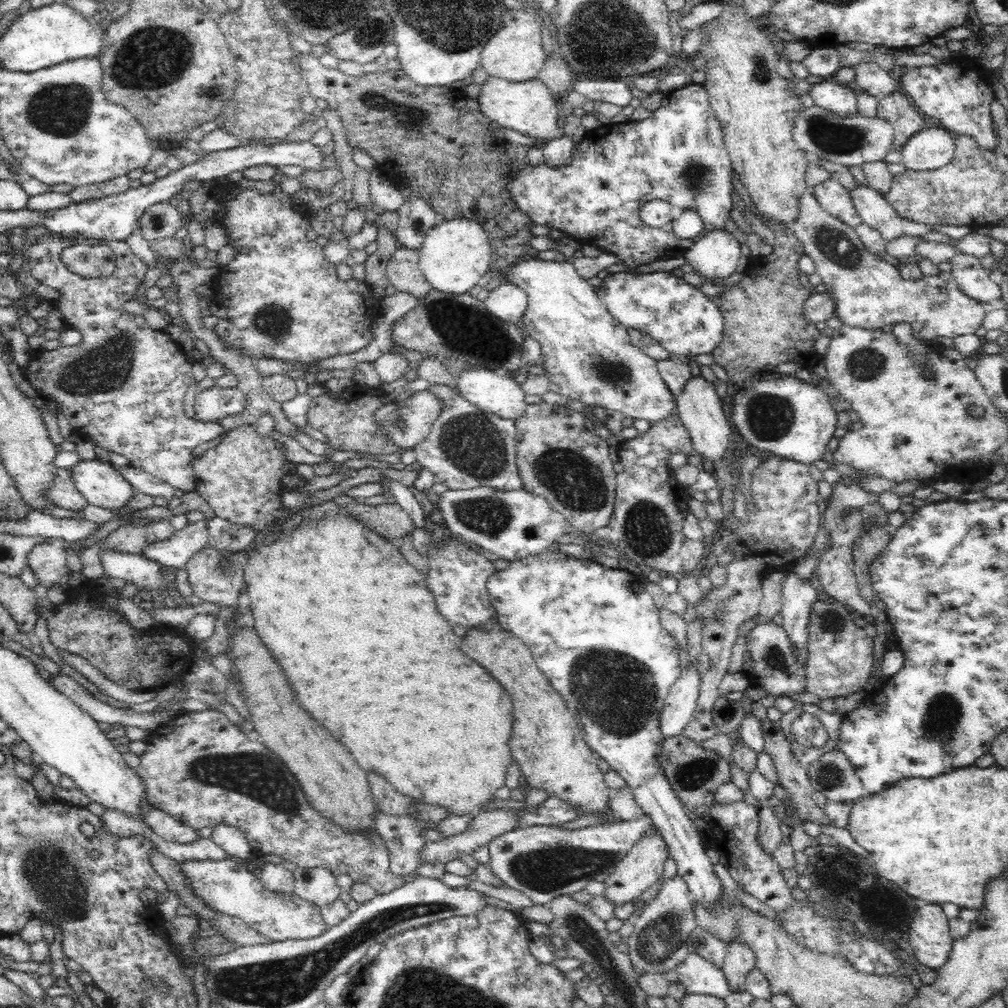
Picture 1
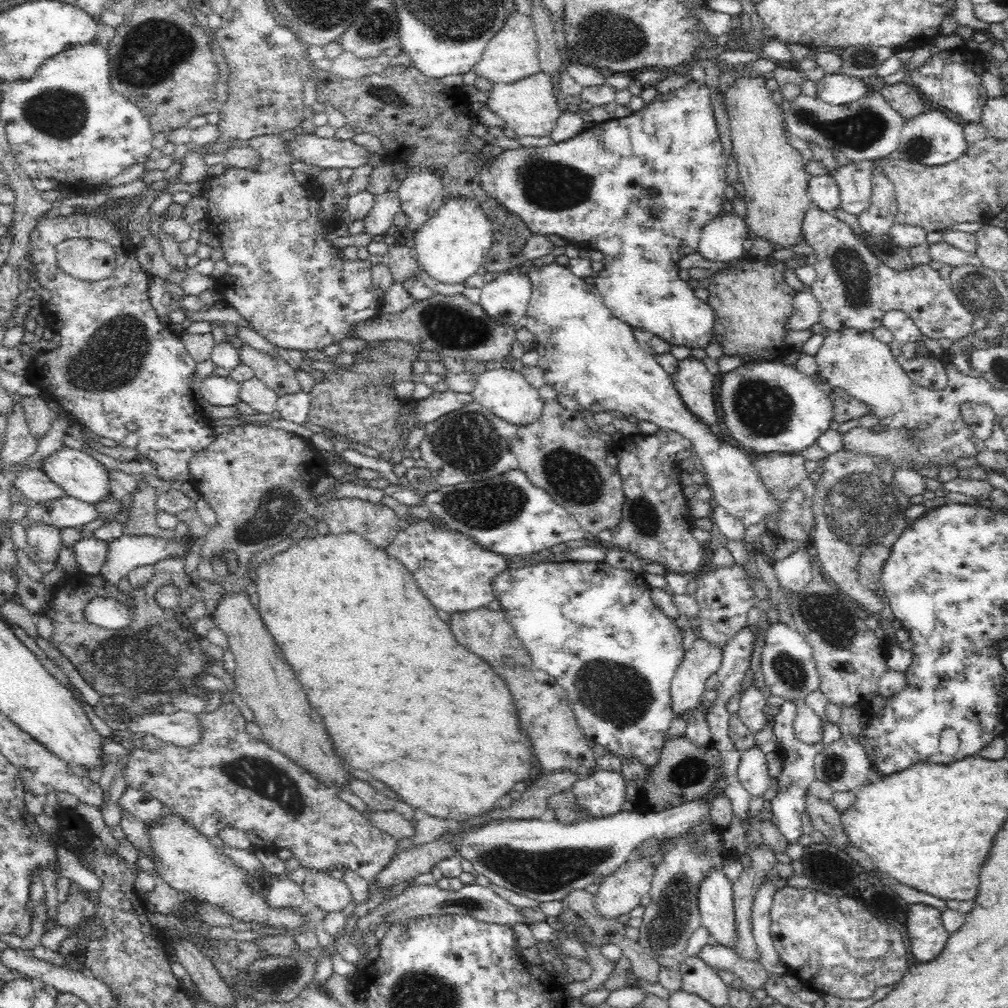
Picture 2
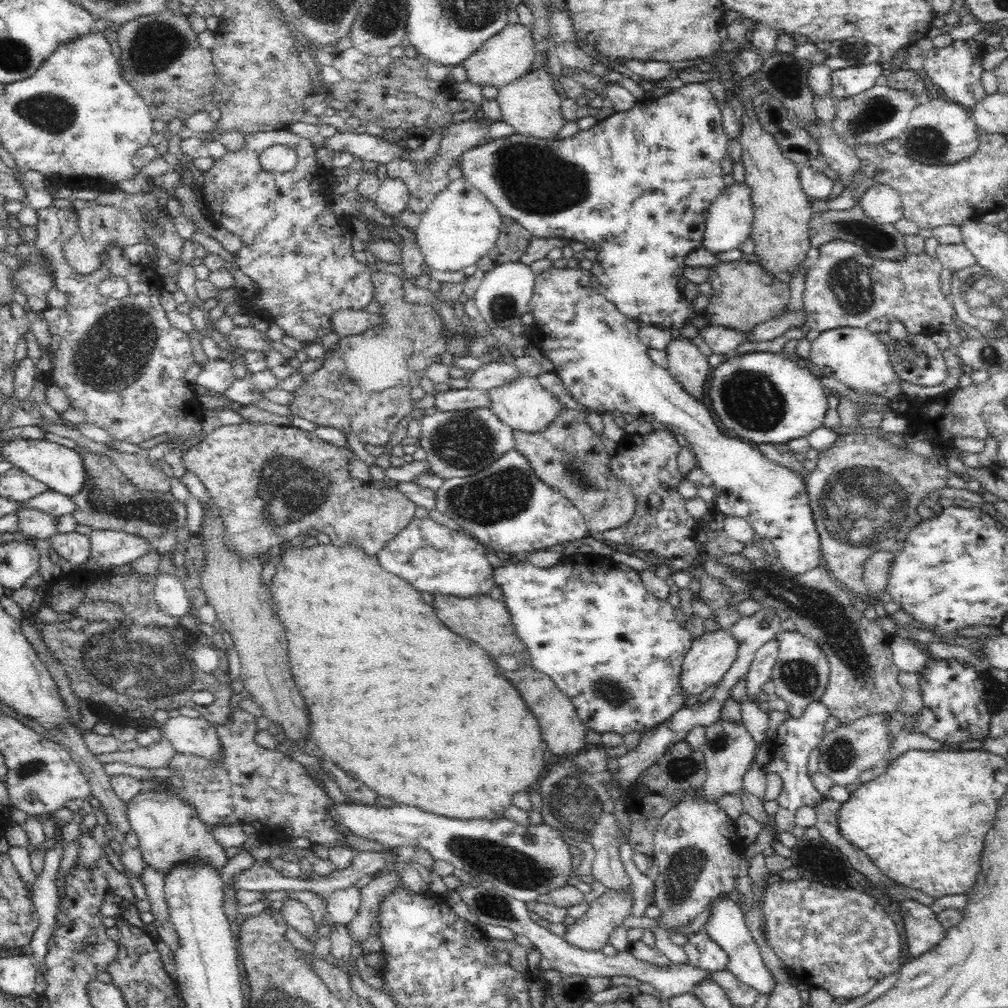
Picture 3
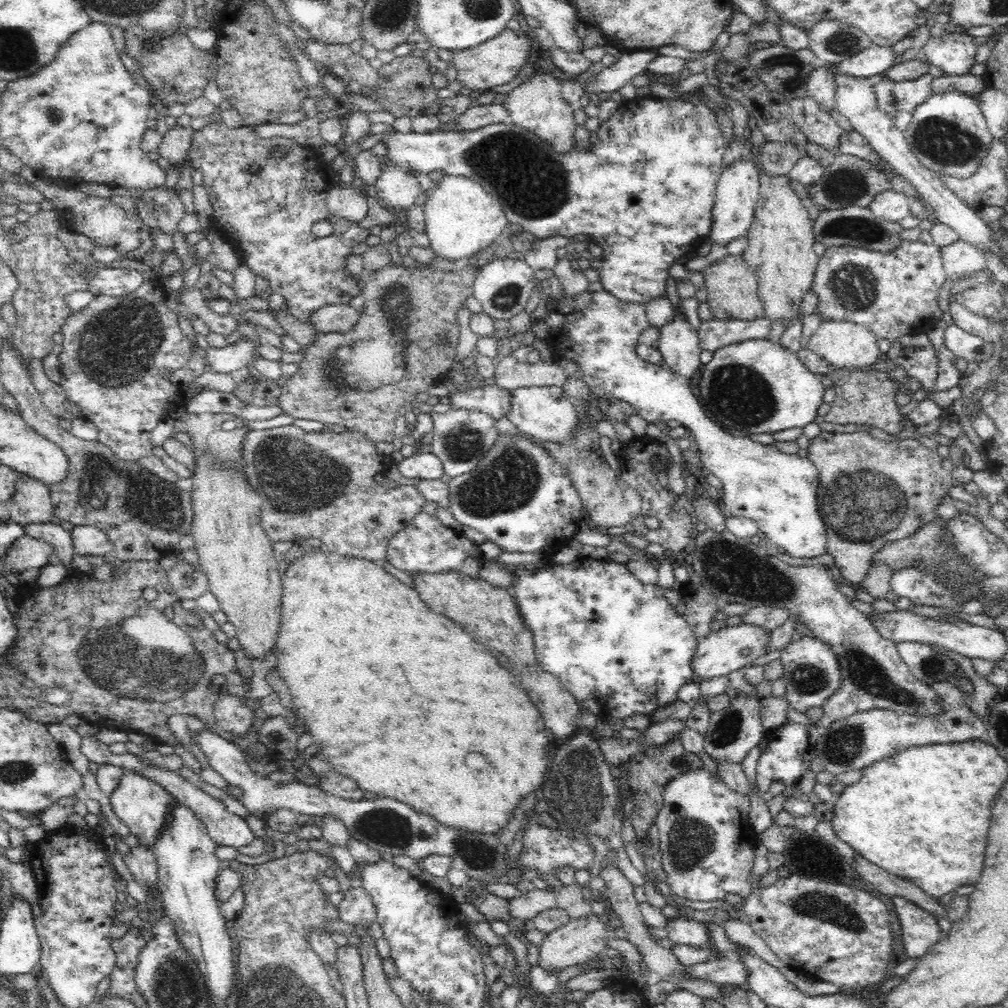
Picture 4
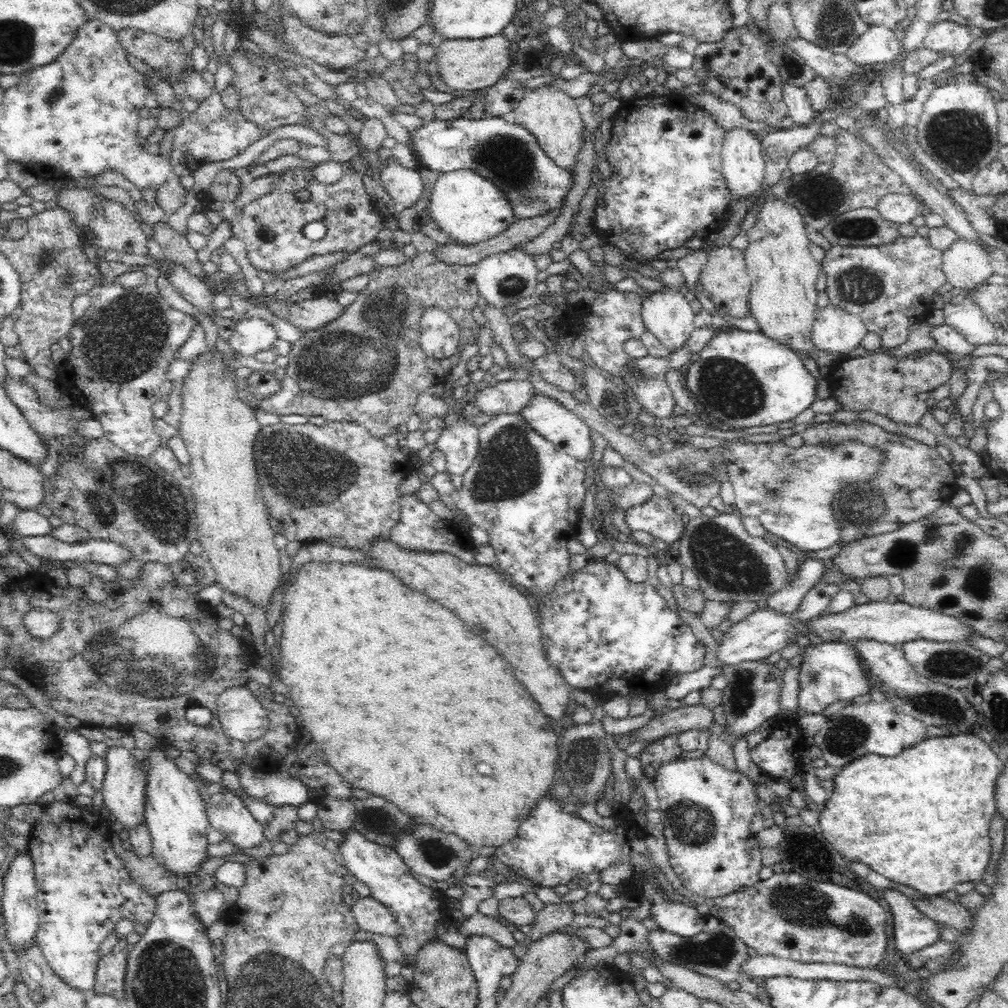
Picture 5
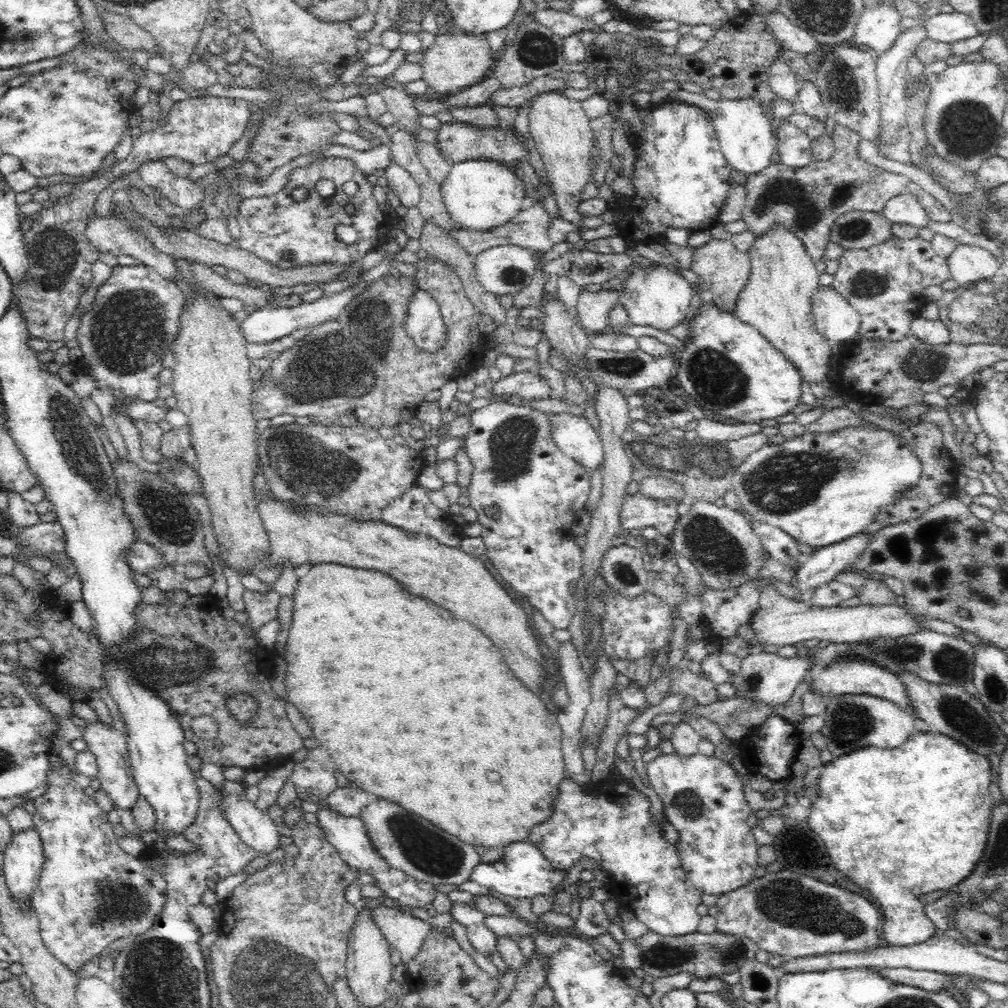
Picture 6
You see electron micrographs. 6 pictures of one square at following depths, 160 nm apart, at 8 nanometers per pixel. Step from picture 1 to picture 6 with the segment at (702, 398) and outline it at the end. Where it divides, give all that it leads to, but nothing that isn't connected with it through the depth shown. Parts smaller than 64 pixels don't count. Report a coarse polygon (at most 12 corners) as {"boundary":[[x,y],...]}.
{"boundary":[[637,266],[618,303],[663,332],[692,314],[692,286],[672,267]]}

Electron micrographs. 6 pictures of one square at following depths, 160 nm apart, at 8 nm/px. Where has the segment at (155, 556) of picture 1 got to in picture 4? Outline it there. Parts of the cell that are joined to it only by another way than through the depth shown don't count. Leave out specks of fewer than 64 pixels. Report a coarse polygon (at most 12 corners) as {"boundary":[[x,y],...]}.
{"boundary":[[74,525],[69,534],[79,555],[114,554],[108,535]]}

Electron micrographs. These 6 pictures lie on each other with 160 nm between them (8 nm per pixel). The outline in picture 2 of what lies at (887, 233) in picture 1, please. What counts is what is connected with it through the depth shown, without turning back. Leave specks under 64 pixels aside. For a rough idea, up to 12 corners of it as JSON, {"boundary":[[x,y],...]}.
{"boundary":[[872,162],[834,172],[842,210],[858,216],[872,196]]}

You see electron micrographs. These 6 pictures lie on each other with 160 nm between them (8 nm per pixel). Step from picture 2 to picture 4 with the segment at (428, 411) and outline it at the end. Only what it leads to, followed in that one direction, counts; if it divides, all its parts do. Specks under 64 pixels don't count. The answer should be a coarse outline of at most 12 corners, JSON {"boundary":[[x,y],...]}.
{"boundary":[[496,385],[450,389],[456,409],[508,417],[512,393]]}

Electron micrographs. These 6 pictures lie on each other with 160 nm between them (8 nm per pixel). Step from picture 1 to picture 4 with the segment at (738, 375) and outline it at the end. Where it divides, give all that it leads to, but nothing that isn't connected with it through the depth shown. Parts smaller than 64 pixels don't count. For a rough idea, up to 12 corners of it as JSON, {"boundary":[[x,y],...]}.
{"boundary":[[742,255],[703,272],[716,320],[764,317],[758,277]]}

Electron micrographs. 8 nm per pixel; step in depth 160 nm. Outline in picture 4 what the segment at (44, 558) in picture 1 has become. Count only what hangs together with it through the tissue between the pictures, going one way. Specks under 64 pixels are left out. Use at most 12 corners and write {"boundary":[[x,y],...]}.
{"boundary":[[20,475],[5,502],[22,526],[53,516],[48,485]]}

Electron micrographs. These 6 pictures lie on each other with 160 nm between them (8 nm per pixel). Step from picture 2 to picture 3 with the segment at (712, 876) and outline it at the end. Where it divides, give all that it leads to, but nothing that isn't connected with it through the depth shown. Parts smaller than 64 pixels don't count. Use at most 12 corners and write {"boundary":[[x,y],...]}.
{"boundary":[[721,895],[702,930],[728,955],[726,970],[770,996],[776,979],[746,927]]}

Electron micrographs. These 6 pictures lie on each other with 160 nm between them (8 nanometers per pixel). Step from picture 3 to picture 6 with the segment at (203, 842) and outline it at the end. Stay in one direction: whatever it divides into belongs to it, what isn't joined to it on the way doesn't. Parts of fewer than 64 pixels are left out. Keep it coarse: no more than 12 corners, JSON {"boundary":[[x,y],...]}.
{"boundary":[[86,722],[82,740],[97,759],[97,779],[116,809],[140,794],[124,734]]}

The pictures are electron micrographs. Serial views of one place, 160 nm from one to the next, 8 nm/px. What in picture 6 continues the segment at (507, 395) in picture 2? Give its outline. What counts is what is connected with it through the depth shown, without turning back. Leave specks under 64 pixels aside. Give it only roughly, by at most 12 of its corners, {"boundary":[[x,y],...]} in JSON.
{"boundary":[[550,414],[558,448],[590,473],[605,461],[584,417]]}

